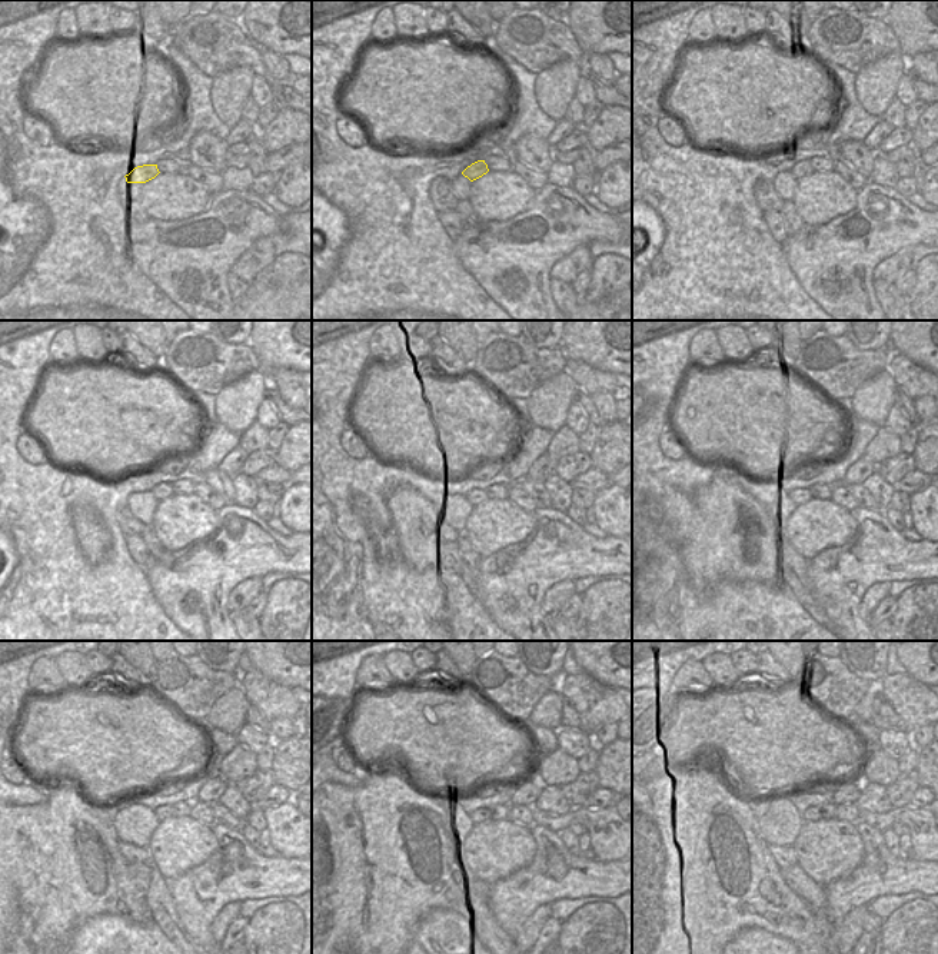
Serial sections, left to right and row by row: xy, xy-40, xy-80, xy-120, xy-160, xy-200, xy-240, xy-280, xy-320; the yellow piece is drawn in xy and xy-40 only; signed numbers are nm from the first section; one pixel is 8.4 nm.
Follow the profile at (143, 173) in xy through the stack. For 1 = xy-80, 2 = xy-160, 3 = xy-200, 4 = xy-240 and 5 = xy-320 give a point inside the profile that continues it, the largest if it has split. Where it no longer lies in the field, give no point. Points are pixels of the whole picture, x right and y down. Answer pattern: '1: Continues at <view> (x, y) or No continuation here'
1: Continues at xy-80 (802, 169)
2: Continues at xy-160 (495, 491)
3: Continues at xy-200 (801, 495)
4: Continues at xy-240 (179, 810)
5: Continues at xy-320 (812, 814).

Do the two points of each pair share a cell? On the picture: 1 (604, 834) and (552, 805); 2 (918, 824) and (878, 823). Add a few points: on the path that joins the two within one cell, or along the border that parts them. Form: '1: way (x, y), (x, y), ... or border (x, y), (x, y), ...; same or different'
1: border (535, 807), (549, 813), (568, 813), (572, 808); different
2: way (908, 817), (888, 818); same

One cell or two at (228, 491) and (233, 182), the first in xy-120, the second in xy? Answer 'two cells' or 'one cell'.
two cells

